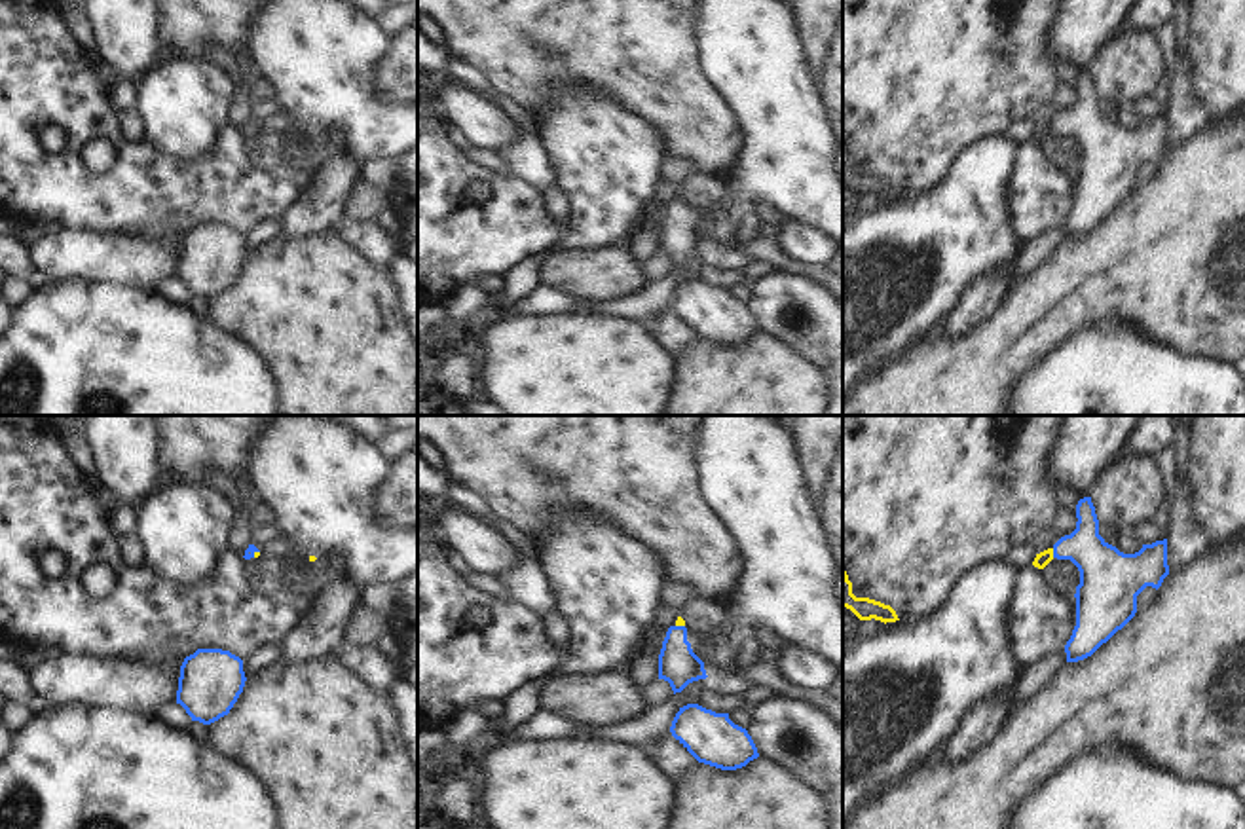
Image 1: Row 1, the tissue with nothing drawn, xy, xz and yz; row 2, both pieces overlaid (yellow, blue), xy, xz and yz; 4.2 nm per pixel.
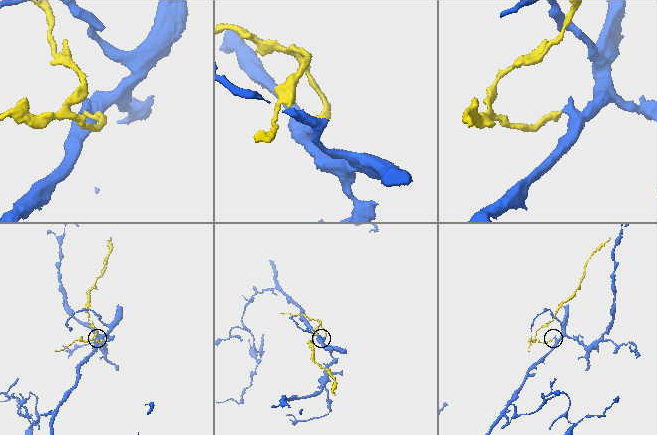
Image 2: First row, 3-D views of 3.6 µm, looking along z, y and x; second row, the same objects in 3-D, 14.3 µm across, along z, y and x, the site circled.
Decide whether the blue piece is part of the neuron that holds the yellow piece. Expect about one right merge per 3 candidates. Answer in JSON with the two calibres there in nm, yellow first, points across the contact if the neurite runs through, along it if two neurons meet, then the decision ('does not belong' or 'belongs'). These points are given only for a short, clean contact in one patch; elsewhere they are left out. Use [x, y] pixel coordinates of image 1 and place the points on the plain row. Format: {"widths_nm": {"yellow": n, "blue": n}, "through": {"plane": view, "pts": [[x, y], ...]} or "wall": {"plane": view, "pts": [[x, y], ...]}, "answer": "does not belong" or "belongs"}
{"widths_nm": {"yellow": 60, "blue": 220}, "wall": {"plane": "yz", "pts": [[1052, 124], [1054, 131]]}, "answer": "does not belong"}

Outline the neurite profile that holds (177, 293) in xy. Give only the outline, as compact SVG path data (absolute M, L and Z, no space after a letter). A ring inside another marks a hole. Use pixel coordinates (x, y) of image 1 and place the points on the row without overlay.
M175 275L163 281L163 285L158 288L158 292L173 304L186 305L192 298L192 292L186 288L186 285Z

